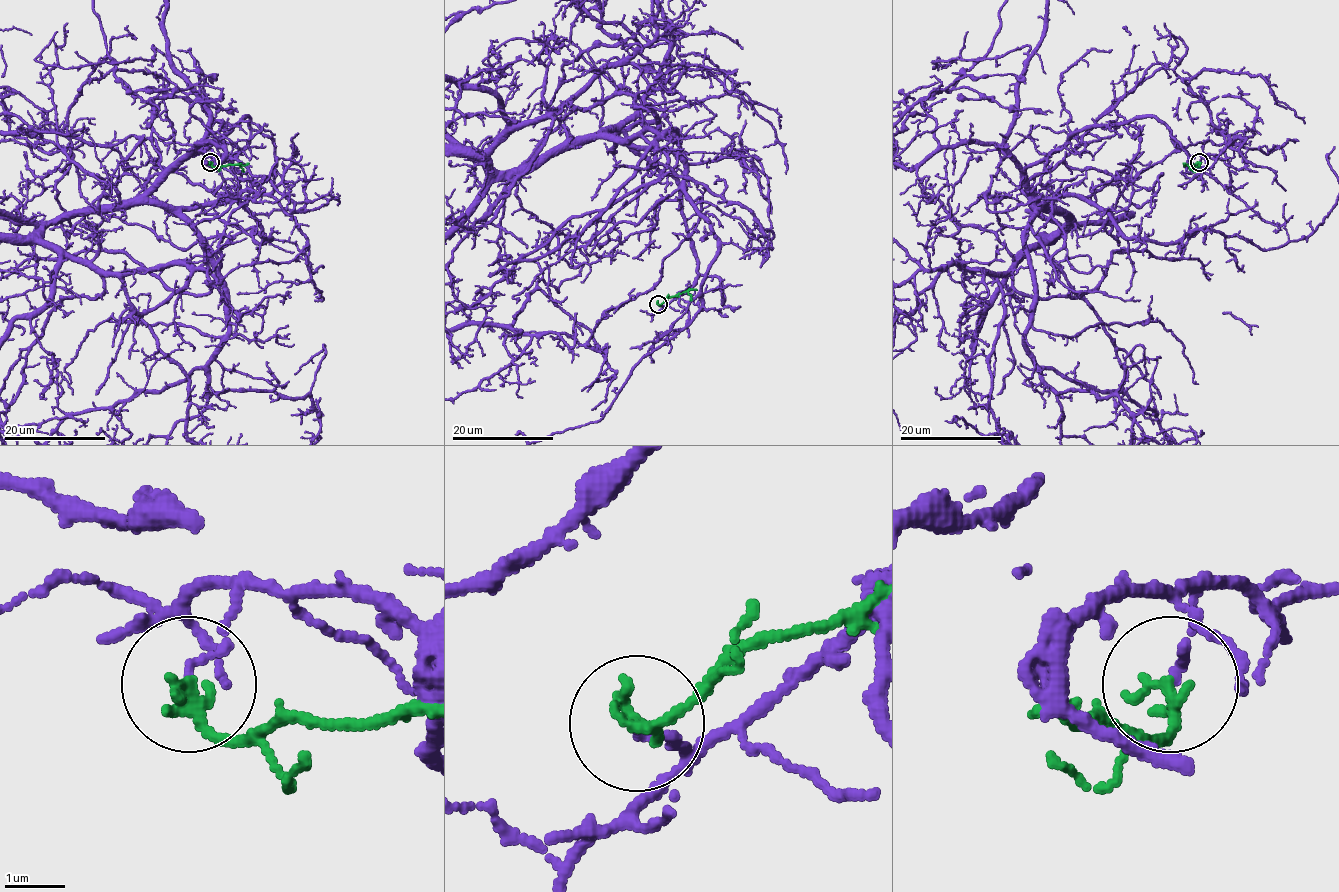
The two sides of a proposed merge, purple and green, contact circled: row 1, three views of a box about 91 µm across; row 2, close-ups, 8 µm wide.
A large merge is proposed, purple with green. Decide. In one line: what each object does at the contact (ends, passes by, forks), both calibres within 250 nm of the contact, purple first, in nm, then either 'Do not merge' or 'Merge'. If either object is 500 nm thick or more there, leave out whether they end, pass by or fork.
At the ring purple ends. At the ring green ends. Thickness 130 nm (purple) against 280 nm. Do not merge

